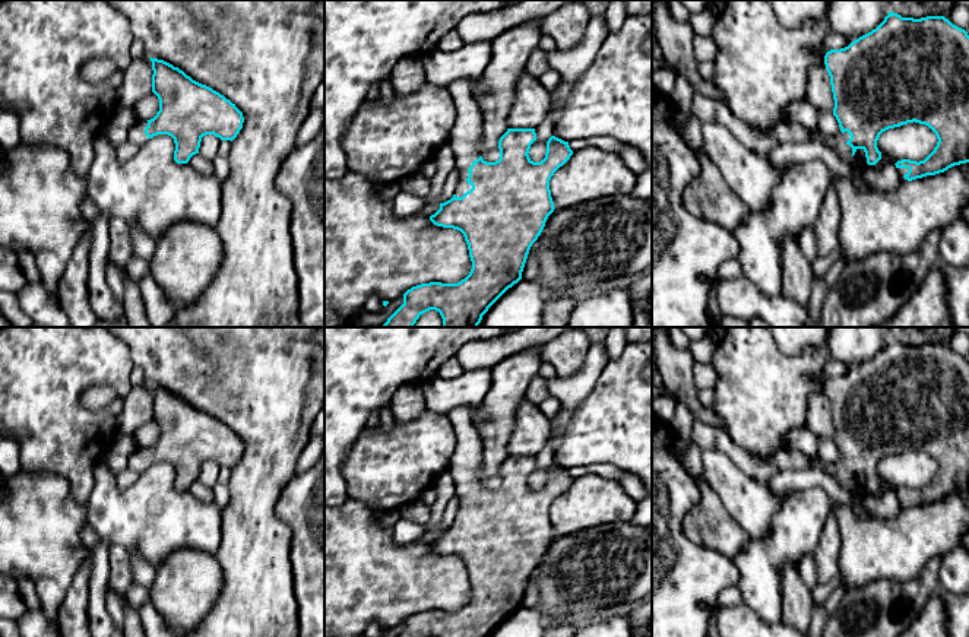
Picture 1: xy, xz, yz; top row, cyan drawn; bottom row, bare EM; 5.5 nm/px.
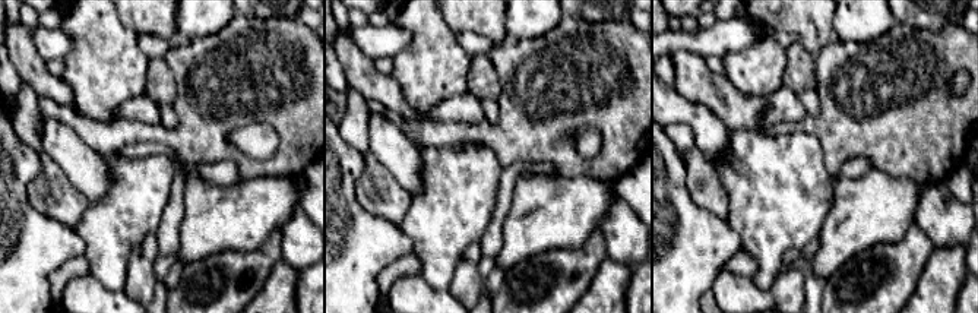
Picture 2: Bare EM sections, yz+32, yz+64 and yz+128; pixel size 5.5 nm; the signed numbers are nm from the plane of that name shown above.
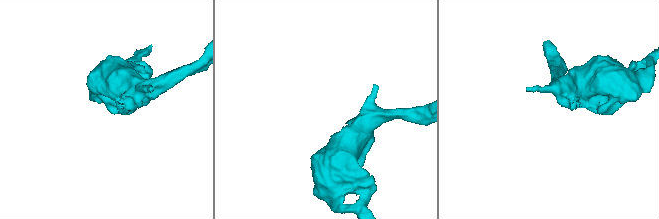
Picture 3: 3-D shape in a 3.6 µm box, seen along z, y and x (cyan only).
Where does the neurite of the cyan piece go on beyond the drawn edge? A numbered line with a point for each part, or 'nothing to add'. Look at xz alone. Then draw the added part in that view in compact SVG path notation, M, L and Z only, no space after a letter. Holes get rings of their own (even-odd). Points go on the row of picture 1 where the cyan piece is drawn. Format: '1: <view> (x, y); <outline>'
1: xz (466, 132); M460 79L447 86L456 107L456 118L449 137L455 155L455 168L459 172L456 197L462 197L472 188L466 181L468 169L479 158L482 114L474 98L474 85L472 80Z

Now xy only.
1: xy (136, 135); M139 121L132 129L127 130L127 139L137 145L139 148L143 146L149 139L145 134L145 127L148 126L148 121Z

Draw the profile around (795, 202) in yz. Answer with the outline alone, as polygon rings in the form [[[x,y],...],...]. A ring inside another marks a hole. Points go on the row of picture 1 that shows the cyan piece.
[[[821,161],[789,165],[770,196],[770,209],[759,213],[748,209],[734,231],[740,244],[737,256],[745,276],[764,297],[782,295],[780,240],[798,237],[814,225],[832,183]]]

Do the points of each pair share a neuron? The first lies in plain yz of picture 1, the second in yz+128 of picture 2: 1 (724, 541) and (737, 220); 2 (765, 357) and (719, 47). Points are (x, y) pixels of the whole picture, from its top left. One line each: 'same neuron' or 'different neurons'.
1: different neurons
2: different neurons

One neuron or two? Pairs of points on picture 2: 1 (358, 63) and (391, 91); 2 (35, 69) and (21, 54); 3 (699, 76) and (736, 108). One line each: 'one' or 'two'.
1: one
2: one
3: one

